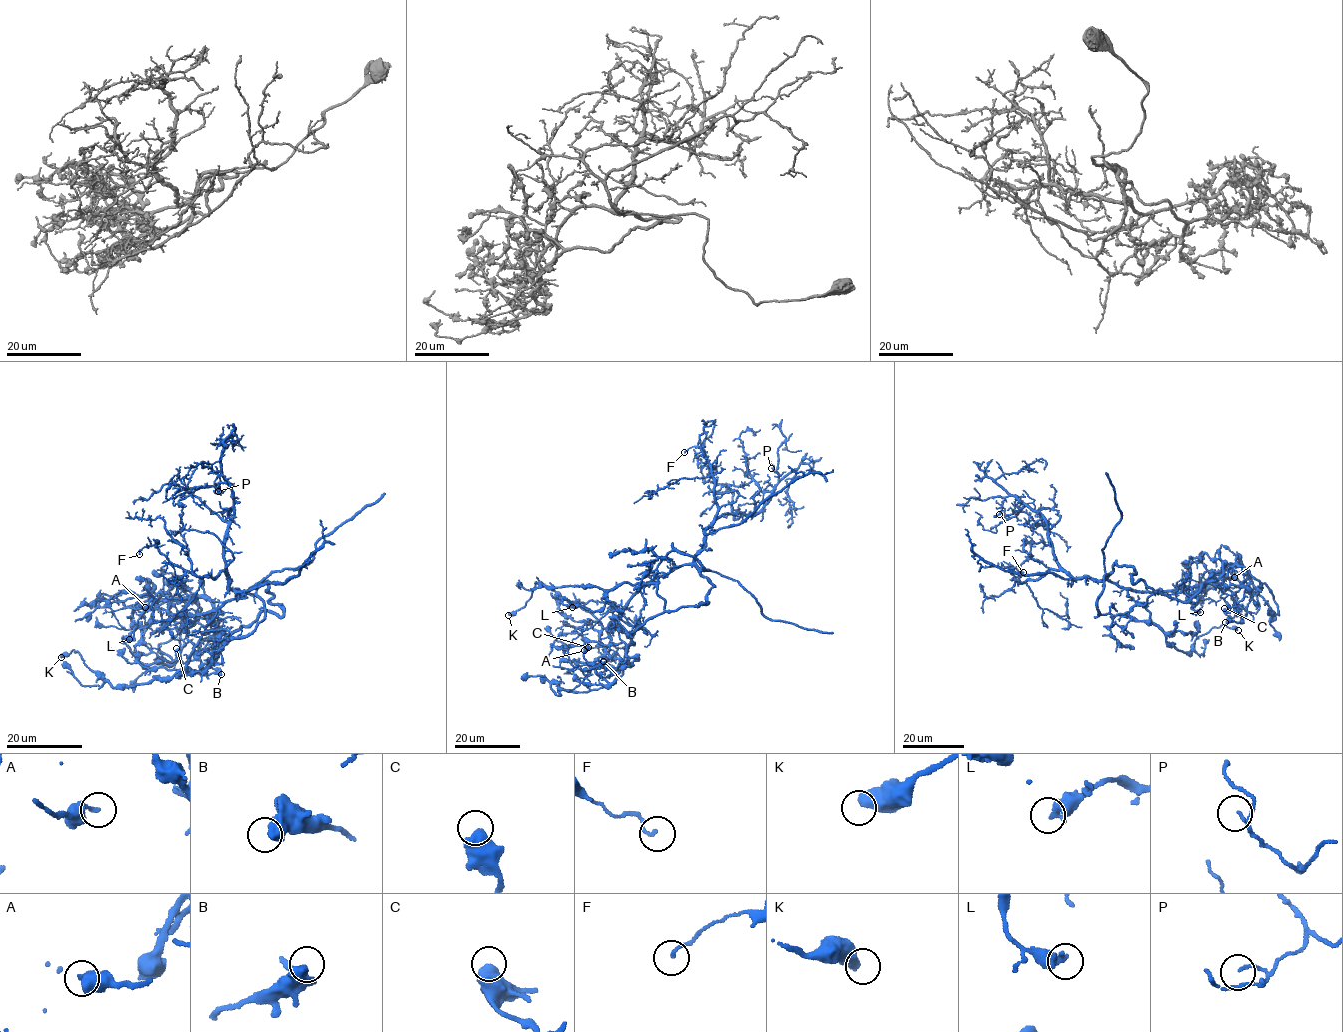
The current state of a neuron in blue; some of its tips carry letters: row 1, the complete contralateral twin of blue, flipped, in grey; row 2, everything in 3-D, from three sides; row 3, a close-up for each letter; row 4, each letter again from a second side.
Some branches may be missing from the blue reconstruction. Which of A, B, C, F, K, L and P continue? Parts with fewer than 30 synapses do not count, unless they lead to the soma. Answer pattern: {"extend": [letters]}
{"extend": []}

